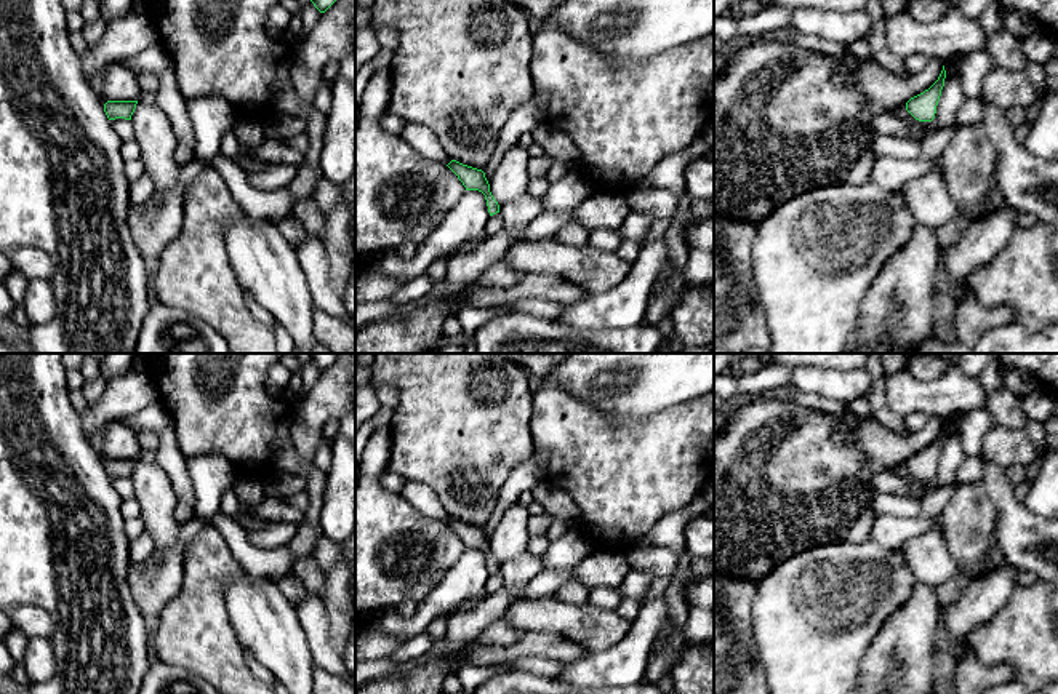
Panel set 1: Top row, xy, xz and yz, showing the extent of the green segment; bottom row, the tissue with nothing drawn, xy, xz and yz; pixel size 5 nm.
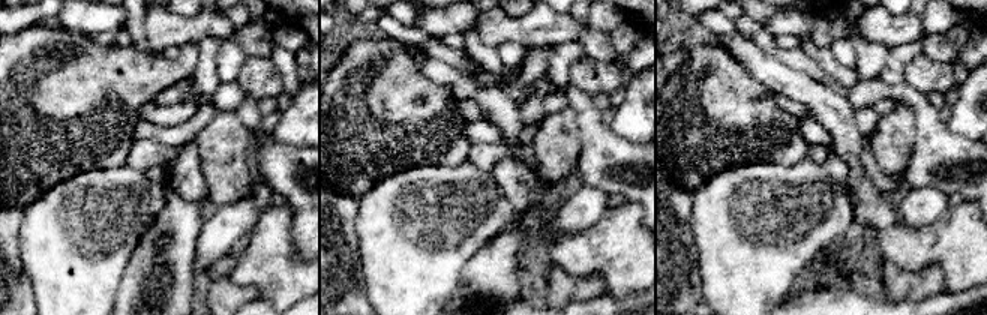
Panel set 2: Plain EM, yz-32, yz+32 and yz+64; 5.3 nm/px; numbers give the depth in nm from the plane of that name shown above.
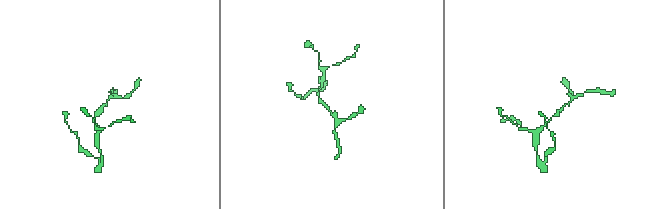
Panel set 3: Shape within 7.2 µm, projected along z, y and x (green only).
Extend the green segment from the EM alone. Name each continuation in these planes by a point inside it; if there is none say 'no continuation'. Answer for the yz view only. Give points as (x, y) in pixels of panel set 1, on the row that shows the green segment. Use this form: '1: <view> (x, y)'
no continuation

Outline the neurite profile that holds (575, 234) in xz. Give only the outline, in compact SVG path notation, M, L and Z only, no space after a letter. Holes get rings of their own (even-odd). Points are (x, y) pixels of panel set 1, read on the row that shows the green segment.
M573 221L565 224L557 233L555 240L562 245L571 245L571 246L584 246L587 245L591 230L586 229L583 224Z

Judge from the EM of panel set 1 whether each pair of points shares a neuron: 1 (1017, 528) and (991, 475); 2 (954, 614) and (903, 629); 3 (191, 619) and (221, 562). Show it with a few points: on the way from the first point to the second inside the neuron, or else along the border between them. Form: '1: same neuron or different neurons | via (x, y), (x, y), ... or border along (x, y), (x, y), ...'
1: same neuron | via (1010, 515), (999, 488)
2: different neurons | border along (940, 626), (940, 651), (943, 654)
3: same neuron | via (200, 605), (204, 579), (207, 576)

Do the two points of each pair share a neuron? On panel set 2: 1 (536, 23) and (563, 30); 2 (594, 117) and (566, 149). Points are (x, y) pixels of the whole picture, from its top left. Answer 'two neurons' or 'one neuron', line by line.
1: one neuron
2: two neurons

